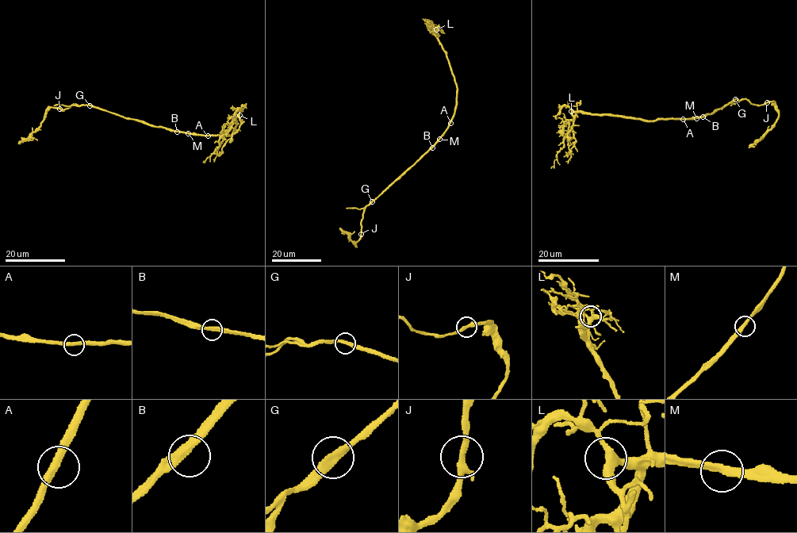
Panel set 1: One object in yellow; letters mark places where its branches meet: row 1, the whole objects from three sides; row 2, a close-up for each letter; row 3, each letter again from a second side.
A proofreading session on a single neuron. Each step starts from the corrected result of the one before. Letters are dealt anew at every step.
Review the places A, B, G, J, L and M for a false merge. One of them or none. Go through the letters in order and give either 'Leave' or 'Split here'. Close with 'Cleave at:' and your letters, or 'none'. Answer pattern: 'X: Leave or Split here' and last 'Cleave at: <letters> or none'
A: Leave
B: Leave
G: Leave
J: Leave
L: Leave
M: Leave
Cleave at: none

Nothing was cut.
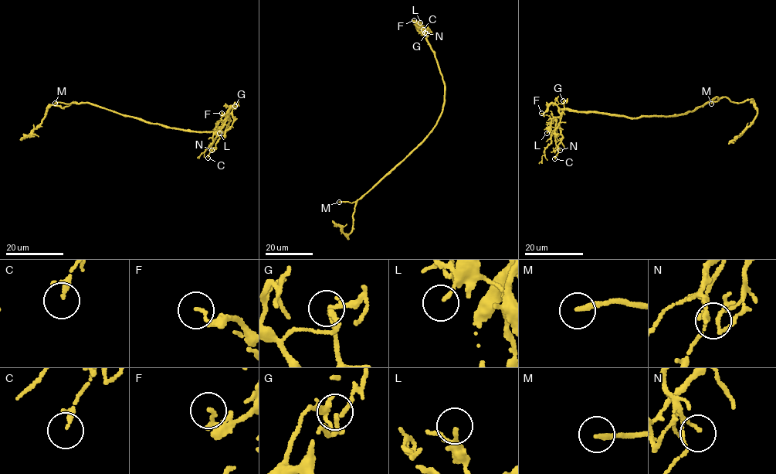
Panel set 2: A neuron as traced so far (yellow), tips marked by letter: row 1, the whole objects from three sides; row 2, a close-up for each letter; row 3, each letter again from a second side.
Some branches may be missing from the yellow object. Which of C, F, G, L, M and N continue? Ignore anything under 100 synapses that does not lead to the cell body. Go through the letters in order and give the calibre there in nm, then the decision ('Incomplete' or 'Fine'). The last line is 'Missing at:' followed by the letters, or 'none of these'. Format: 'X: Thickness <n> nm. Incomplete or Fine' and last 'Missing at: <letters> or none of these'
C: Thickness 140 nm. Fine
F: Thickness 140 nm. Fine
G: Thickness 180 nm. Fine
L: Thickness 130 nm. Fine
M: Thickness 200 nm. Incomplete
N: Thickness 110 nm. Fine
Missing at: M

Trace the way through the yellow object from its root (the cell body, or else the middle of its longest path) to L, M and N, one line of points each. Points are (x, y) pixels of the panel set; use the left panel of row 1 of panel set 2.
L: (172, 127), (198, 131), (221, 132), (226, 130), (232, 120), (228, 114), (219, 133)
M: (172, 127), (150, 124), (87, 102), (55, 103)
N: (172, 127), (198, 131), (221, 132), (228, 127), (232, 120), (229, 118), (230, 113), (233, 123), (211, 150)

